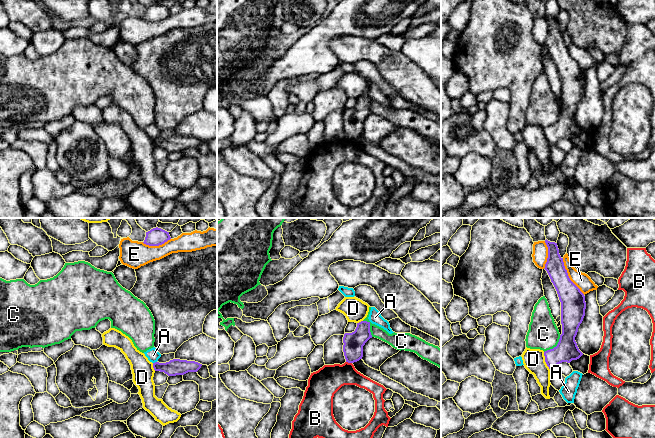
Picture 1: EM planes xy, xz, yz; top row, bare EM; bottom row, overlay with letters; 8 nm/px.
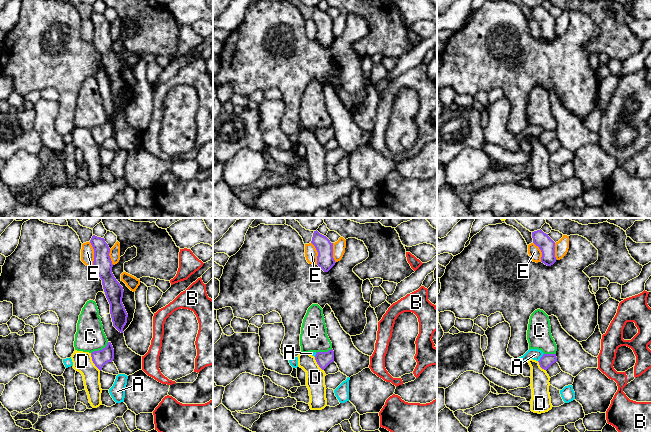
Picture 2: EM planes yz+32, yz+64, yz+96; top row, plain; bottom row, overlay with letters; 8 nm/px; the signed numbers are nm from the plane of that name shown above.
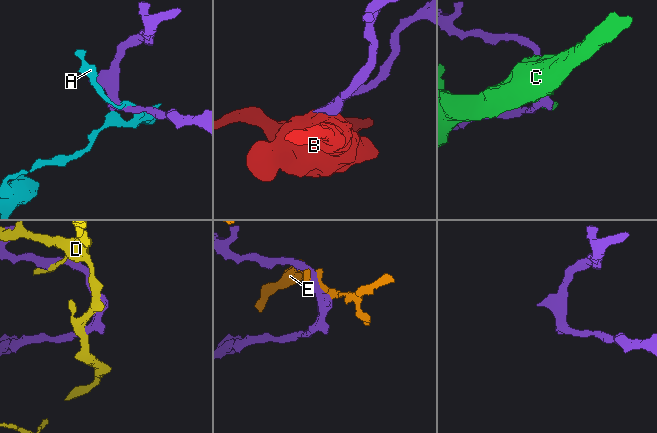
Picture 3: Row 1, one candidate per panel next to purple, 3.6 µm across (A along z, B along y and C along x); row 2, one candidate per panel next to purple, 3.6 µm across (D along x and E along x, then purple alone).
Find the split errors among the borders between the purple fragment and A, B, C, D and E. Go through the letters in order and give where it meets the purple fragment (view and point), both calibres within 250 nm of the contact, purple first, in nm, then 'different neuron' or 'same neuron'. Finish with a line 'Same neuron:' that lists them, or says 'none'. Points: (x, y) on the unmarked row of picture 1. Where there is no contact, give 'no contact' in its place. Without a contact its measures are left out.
A: meets purple in xy at (155, 138); 130 nm thick on the purple side, 100 nm on the other; different neuron
B: meets purple in xz at (349, 138); 160 nm thick on the purple side, 240 nm on the other; different neuron
C: meets purple in yz at (556, 122); 180 nm thick on the purple side, 240 nm on the other; different neuron
D: meets purple in yz at (545, 137); 180 nm thick on the purple side, 180 nm on the other; different neuron
E: meets purple in yz at (568, 52); 200 nm thick on the purple side, 120 nm on the other; different neuron
Same neuron: none

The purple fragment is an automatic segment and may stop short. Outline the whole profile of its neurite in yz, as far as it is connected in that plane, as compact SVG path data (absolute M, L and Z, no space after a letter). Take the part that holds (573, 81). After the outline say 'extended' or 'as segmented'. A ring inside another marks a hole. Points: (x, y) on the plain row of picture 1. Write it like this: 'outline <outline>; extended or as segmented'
outline M547 15L545 19L548 23L548 34L544 45L561 78L562 110L557 122L544 128L547 142L549 145L554 145L562 138L570 139L583 131L577 122L575 113L585 92L586 78L584 70L568 52L557 19Z; as segmented

